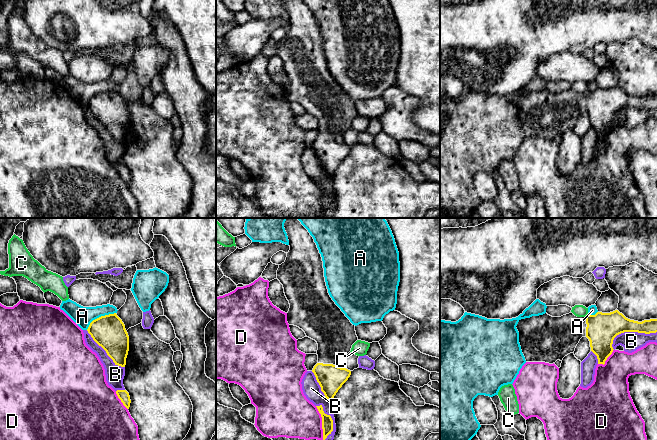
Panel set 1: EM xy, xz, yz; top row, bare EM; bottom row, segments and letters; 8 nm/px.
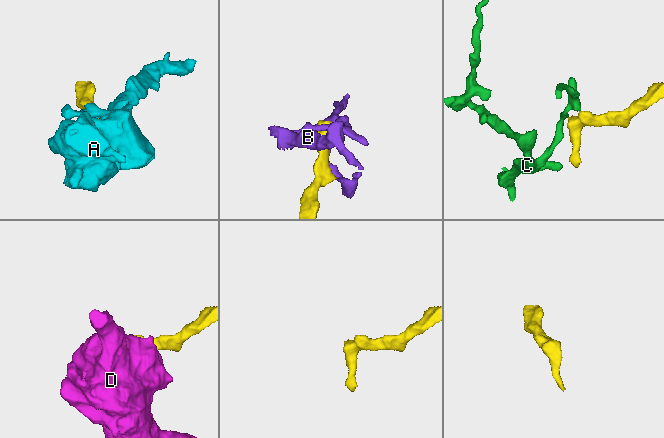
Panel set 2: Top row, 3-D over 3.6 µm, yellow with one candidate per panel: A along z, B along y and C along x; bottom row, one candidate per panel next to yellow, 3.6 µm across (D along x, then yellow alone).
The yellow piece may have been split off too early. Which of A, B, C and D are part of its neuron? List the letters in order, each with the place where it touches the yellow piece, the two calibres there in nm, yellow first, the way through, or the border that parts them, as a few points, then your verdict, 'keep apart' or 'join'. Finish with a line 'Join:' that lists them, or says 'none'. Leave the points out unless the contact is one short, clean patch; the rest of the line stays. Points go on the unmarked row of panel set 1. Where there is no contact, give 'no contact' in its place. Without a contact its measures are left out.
A: contact xy (99, 93); calibres 260 and 160 nm; border xy (115, 88), (95, 94), (86, 105); keep apart
B: contact yz (631, 107); calibres 240 and 160 nm; keep apart
C: no contact; keep apart
D: contact xz (322, 200); calibres 100 and 360 nm; keep apart
Join: none

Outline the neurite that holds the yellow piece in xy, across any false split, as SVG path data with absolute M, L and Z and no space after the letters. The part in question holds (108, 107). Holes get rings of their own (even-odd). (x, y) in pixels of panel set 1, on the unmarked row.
M116 89L93 96L87 107L106 127L115 141L125 143L129 127L129 112L124 99Z

